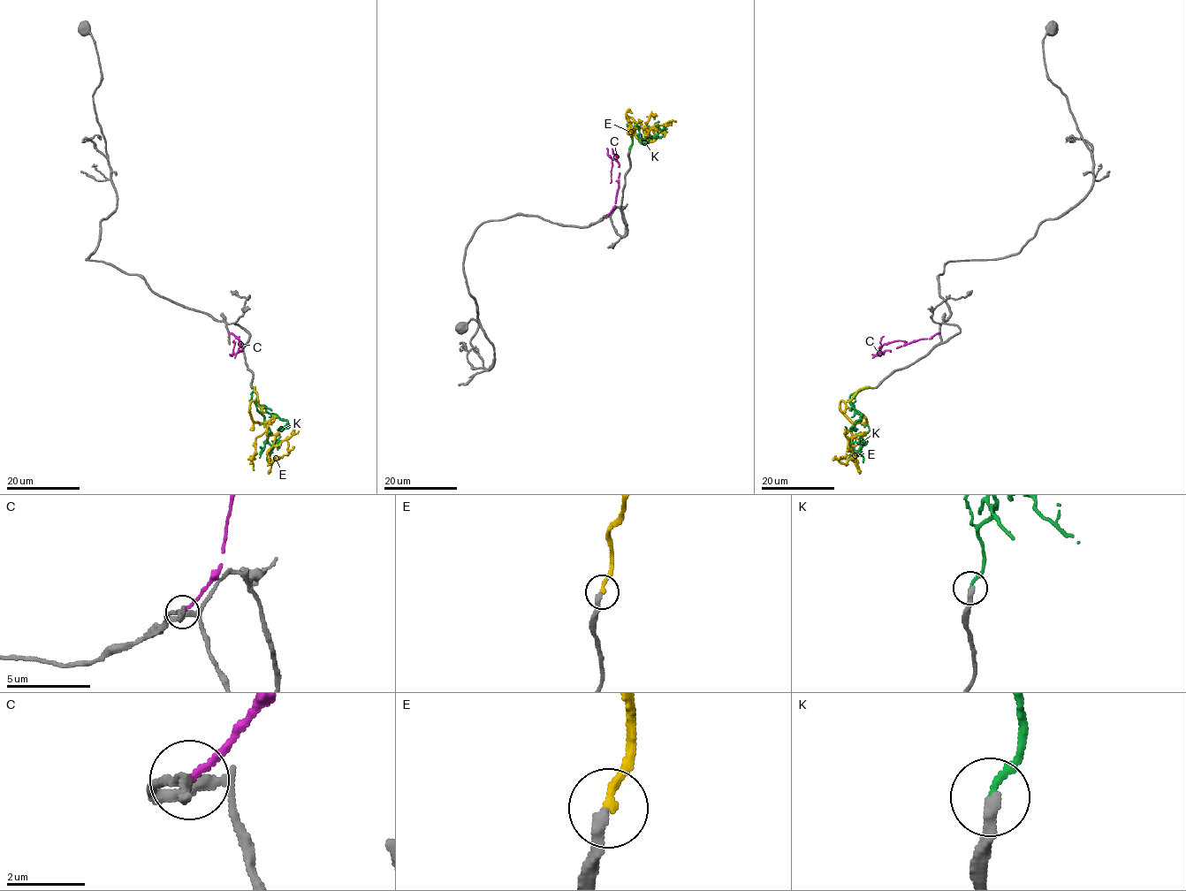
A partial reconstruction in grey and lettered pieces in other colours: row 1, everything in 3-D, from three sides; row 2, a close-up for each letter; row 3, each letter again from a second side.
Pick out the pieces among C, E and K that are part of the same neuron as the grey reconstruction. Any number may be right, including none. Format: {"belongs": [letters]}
{"belongs": []}

